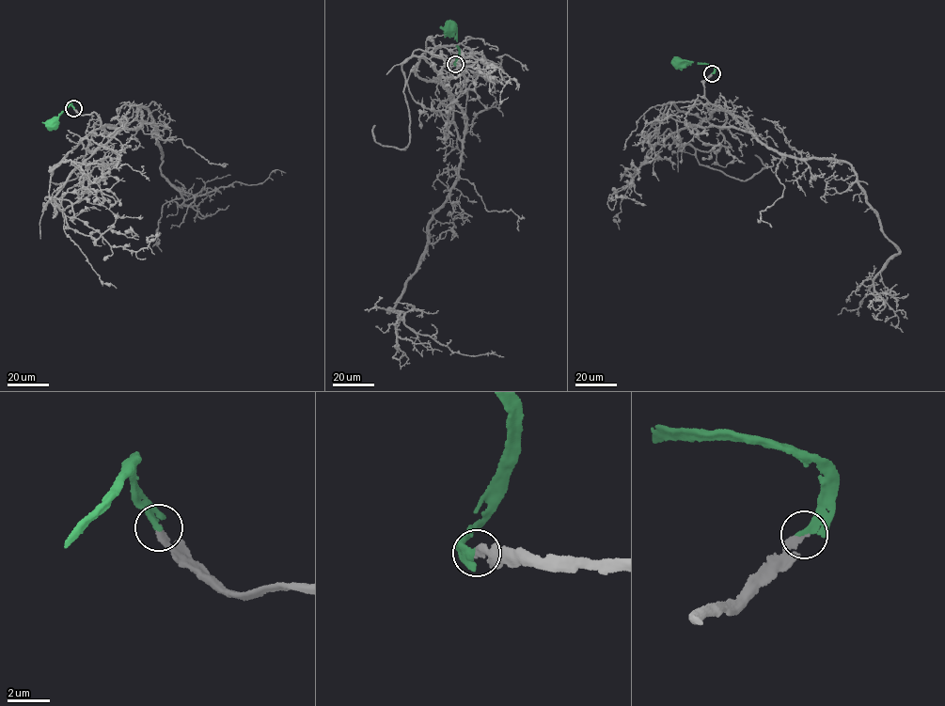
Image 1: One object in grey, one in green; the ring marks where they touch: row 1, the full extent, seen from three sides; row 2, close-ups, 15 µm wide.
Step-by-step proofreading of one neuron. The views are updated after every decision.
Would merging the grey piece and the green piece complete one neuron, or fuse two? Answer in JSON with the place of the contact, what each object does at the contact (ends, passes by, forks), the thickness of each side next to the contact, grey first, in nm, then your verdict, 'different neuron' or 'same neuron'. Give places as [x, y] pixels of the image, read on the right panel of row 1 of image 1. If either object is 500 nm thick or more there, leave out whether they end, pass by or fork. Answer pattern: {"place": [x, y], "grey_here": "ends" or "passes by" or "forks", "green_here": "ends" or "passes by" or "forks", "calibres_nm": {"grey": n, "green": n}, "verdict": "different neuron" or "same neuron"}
{"place": [712, 73], "grey_here": "ends", "green_here": "ends", "calibres_nm": {"grey": 320, "green": 340}, "verdict": "same neuron"}

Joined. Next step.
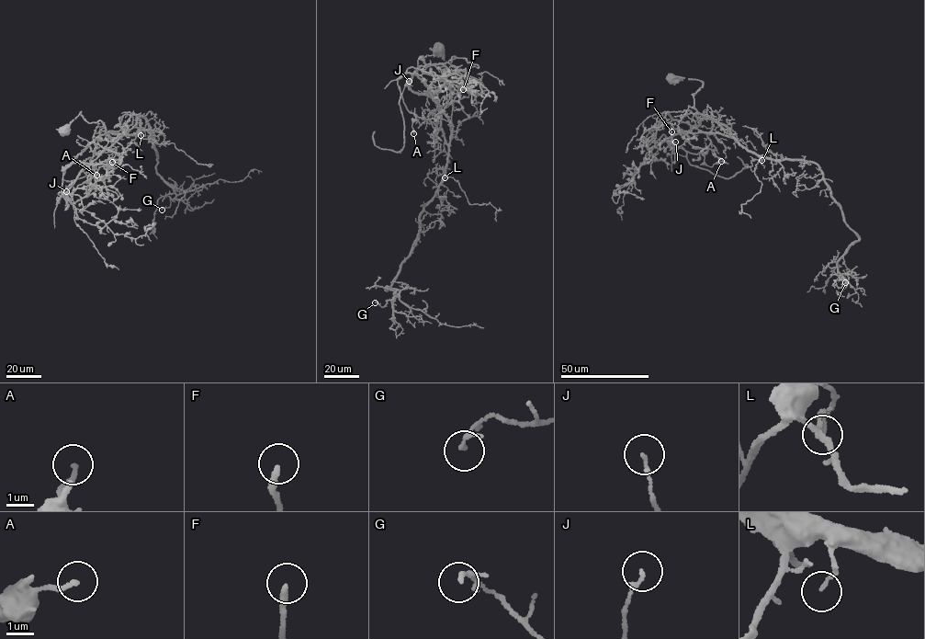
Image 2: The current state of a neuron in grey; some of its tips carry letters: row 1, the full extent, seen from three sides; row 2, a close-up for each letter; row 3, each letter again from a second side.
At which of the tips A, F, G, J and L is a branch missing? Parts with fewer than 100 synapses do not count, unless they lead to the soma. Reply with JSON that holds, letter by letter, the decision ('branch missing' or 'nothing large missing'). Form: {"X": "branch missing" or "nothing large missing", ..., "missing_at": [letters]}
{"A": "nothing large missing", "F": "nothing large missing", "G": "nothing large missing", "J": "nothing large missing", "L": "nothing large missing", "missing_at": []}

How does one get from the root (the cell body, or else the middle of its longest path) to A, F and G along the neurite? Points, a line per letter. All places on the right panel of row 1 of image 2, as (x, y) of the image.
A: (673, 79), (702, 82), (694, 108), (732, 136), (682, 131), (668, 143), (703, 154), (711, 166), (721, 161)
F: (673, 79), (702, 82), (694, 108), (732, 136), (681, 131), (646, 159), (650, 142), (665, 148), (671, 131)
G: (673, 79), (702, 82), (692, 95), (695, 110), (748, 150), (817, 164), (858, 234), (837, 264), (845, 282)

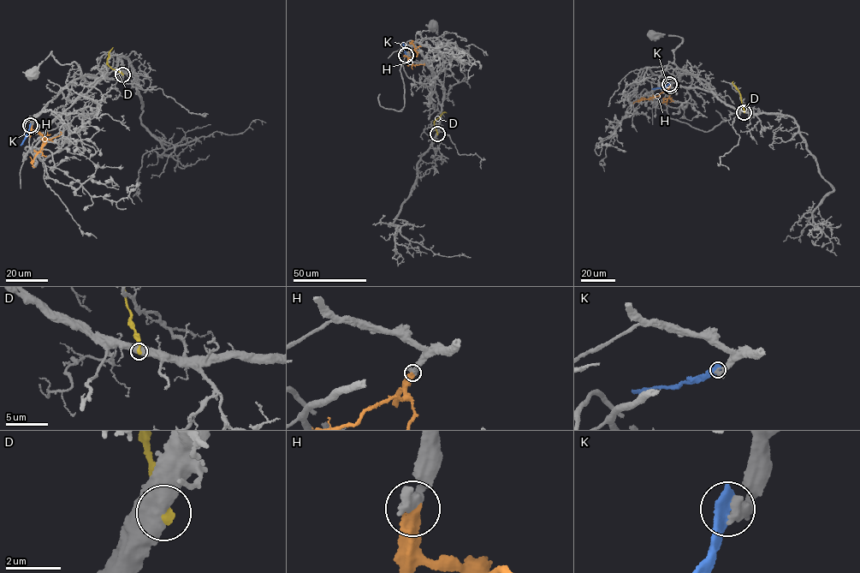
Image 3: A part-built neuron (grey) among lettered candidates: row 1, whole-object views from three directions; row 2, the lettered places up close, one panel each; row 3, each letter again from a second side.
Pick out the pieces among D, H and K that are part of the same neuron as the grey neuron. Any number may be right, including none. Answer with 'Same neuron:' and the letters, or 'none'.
Same neuron: H

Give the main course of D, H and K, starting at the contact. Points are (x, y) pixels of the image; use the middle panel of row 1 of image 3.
D: (437, 134), (434, 122), (442, 112), (447, 113)
H: (406, 56), (417, 56), (411, 43), (413, 41)
K: (406, 55), (402, 44)

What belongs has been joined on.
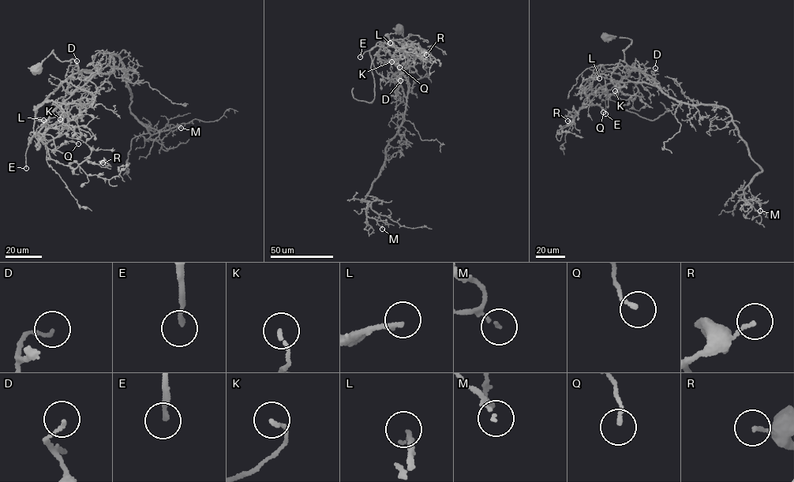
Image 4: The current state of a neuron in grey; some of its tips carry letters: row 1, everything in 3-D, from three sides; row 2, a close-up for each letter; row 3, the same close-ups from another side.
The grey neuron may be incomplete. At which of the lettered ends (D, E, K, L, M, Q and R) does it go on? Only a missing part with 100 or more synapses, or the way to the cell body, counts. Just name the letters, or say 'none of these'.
E

